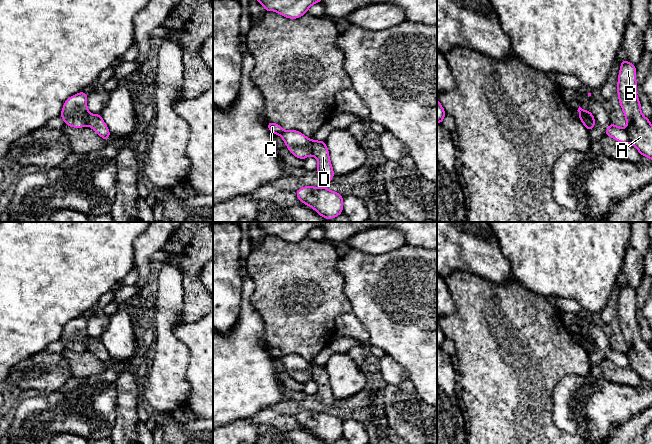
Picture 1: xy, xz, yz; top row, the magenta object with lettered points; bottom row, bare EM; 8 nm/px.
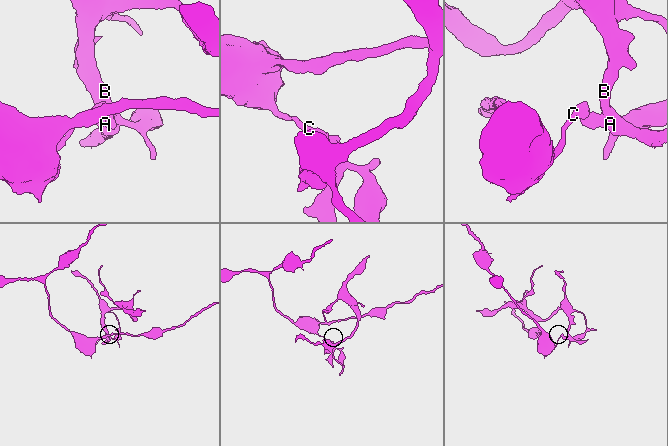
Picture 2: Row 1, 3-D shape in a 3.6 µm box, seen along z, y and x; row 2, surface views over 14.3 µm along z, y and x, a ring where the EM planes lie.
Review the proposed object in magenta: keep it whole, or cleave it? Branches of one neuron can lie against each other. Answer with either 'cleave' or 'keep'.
cleave

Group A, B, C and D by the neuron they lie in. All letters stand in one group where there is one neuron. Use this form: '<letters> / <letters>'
A B D / C

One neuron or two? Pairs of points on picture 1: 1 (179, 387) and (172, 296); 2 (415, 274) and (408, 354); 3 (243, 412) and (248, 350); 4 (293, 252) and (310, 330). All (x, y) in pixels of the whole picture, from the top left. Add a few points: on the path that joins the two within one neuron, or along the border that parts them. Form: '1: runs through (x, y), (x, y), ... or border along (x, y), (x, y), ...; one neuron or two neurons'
1: runs through (169, 364), (169, 352), (166, 346), (166, 319); one neuron
2: runs through (415, 294), (415, 334); one neuron
3: runs through (243, 397), (243, 365); one neuron
4: runs through (293, 271), (292, 308), (295, 311); one neuron

